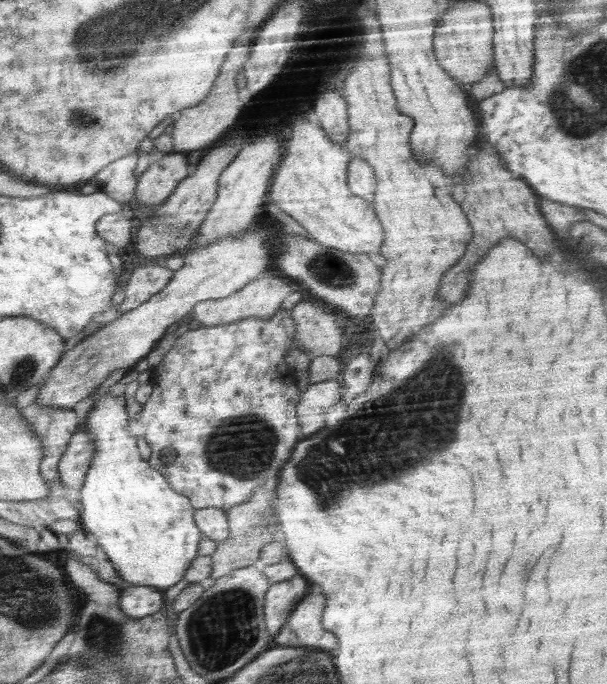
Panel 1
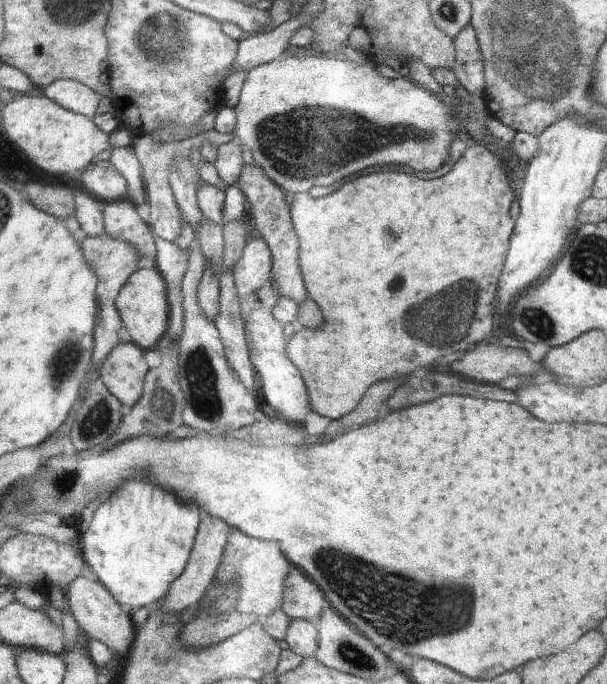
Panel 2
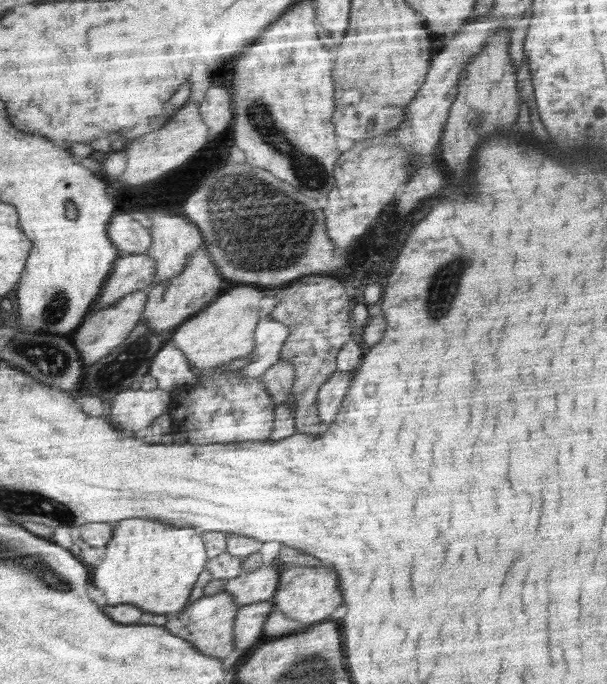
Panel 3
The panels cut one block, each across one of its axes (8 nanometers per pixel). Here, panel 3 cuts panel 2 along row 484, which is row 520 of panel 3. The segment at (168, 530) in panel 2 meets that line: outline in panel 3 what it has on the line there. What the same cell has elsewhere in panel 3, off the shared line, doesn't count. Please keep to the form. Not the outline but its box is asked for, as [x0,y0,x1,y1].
[94,519,208,617]

